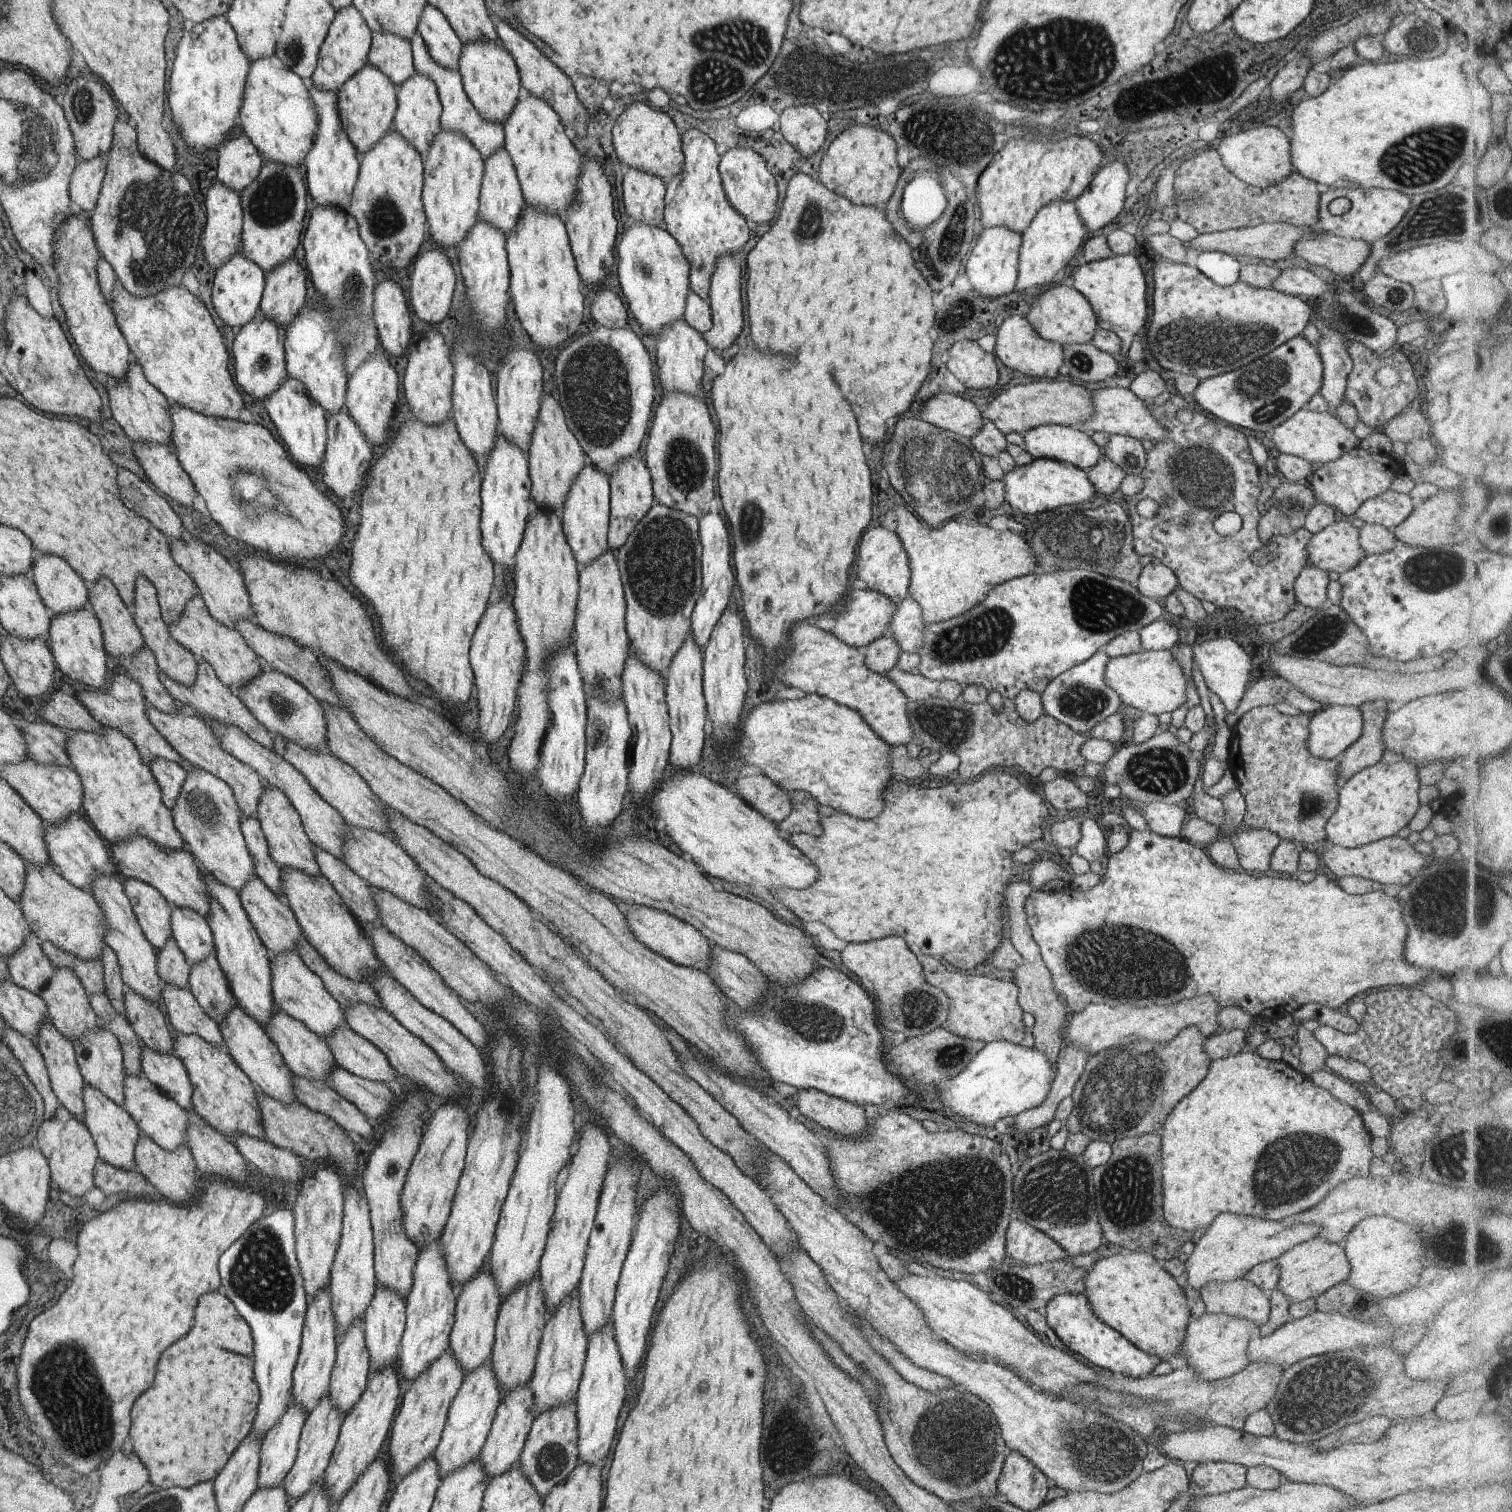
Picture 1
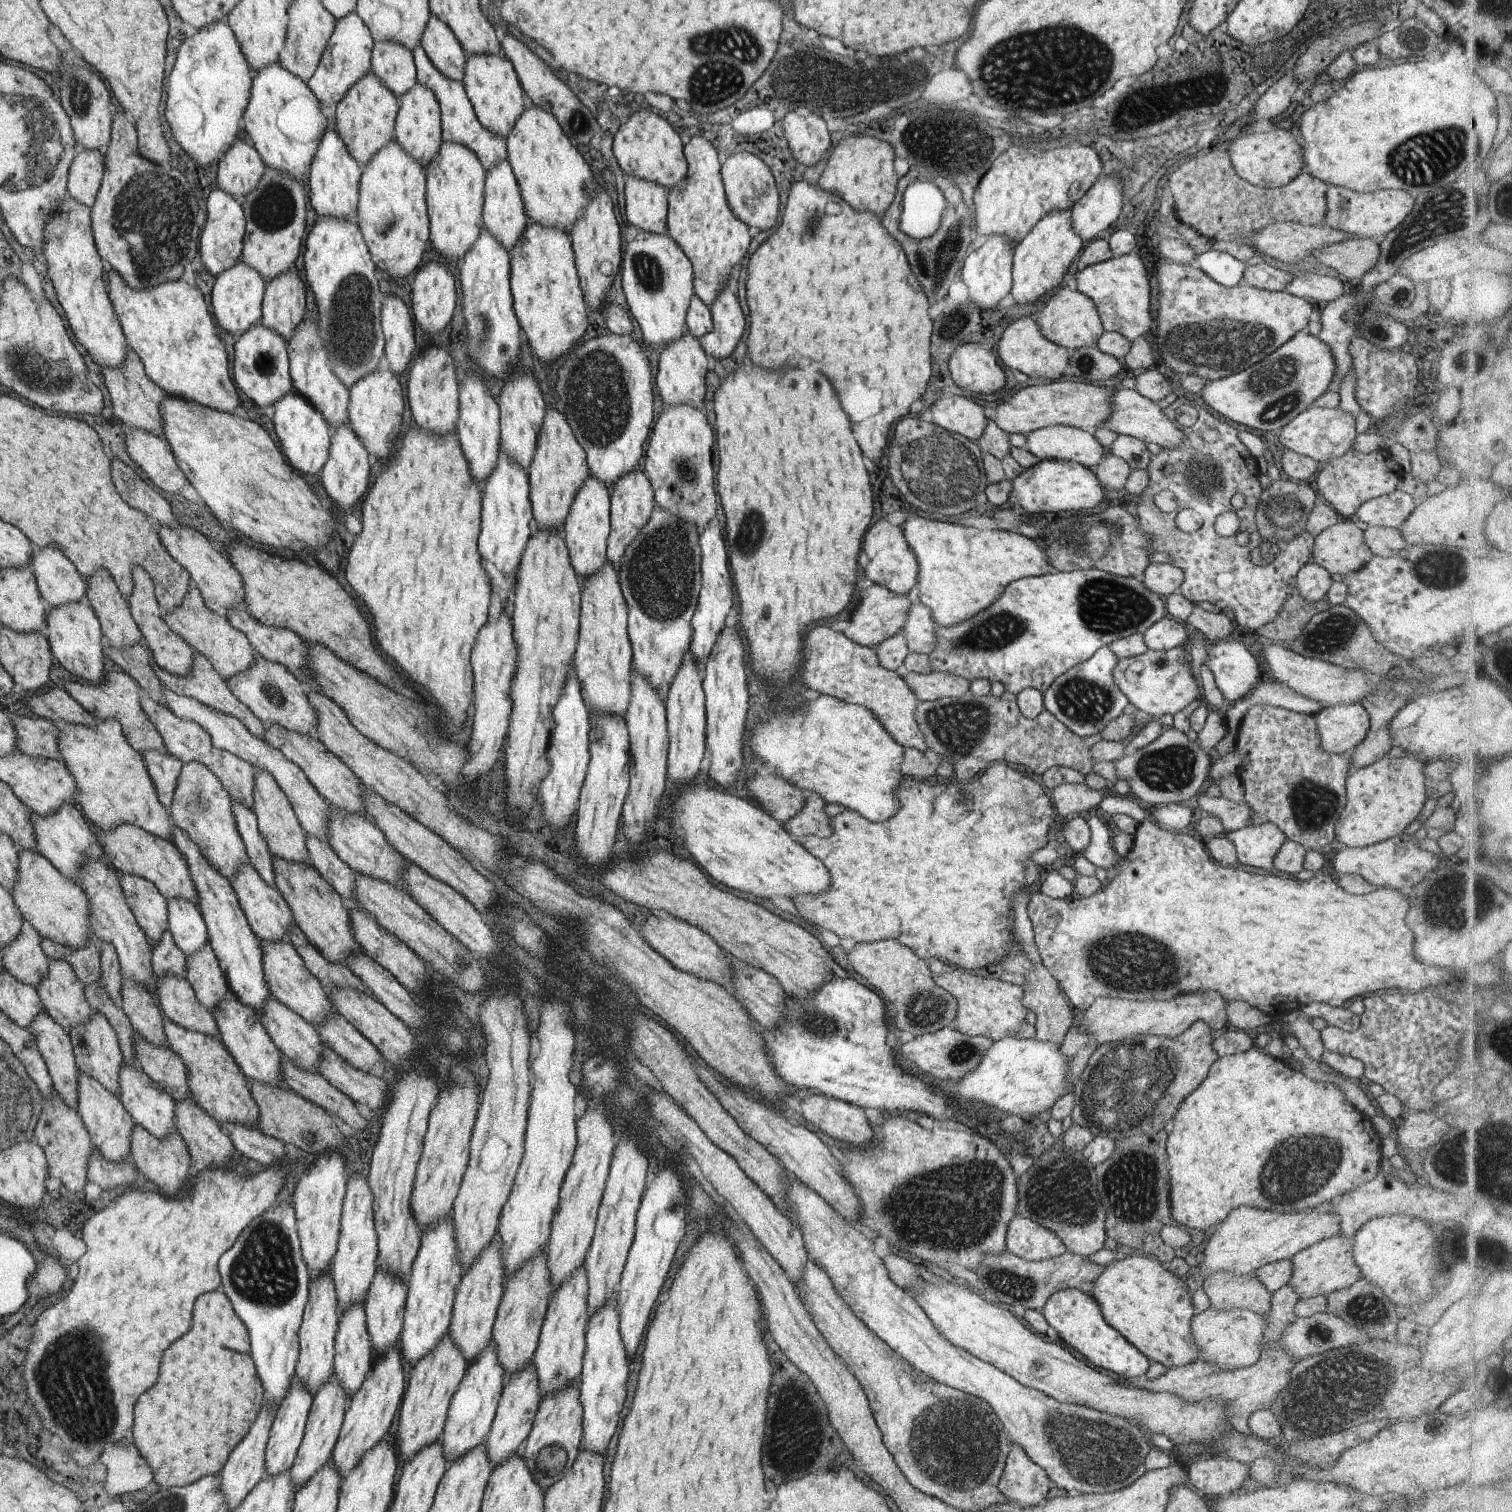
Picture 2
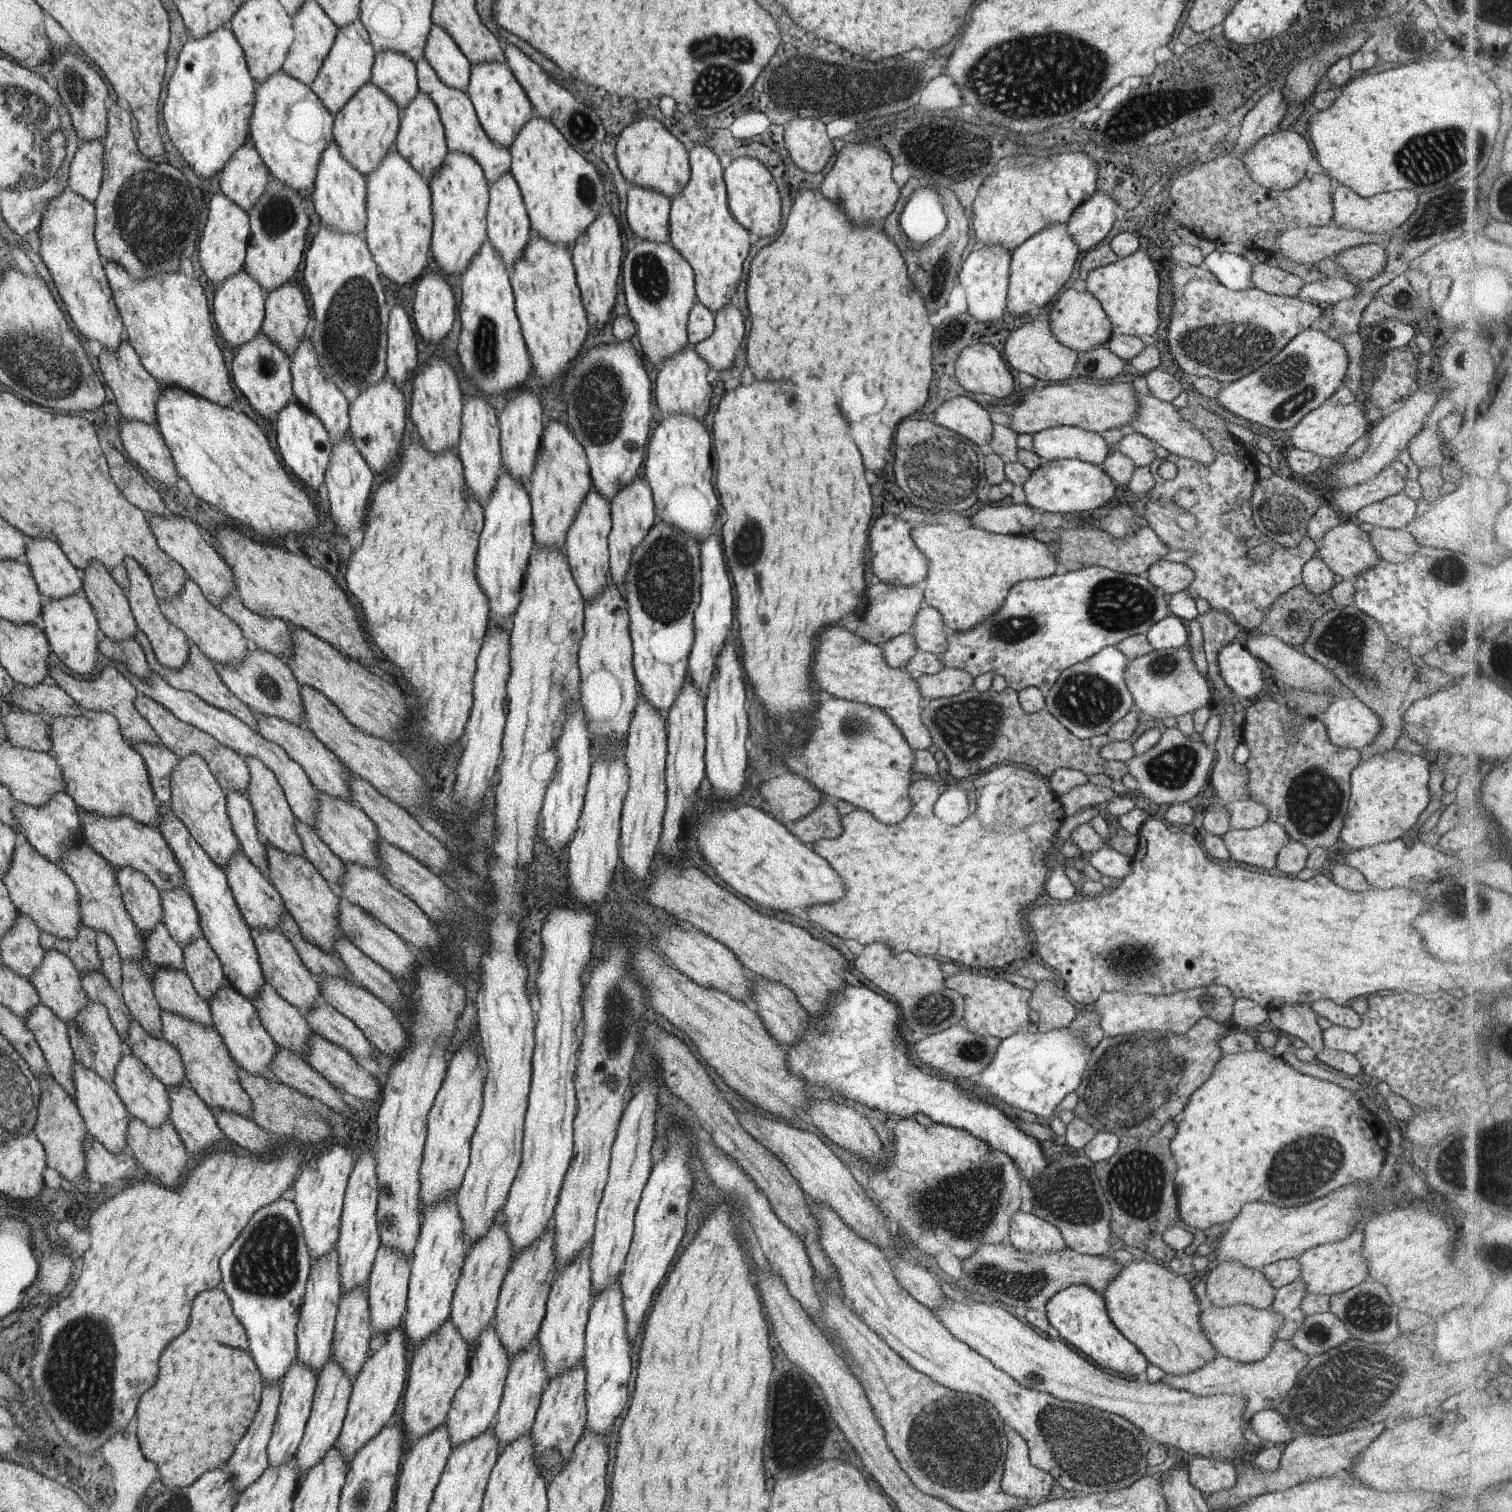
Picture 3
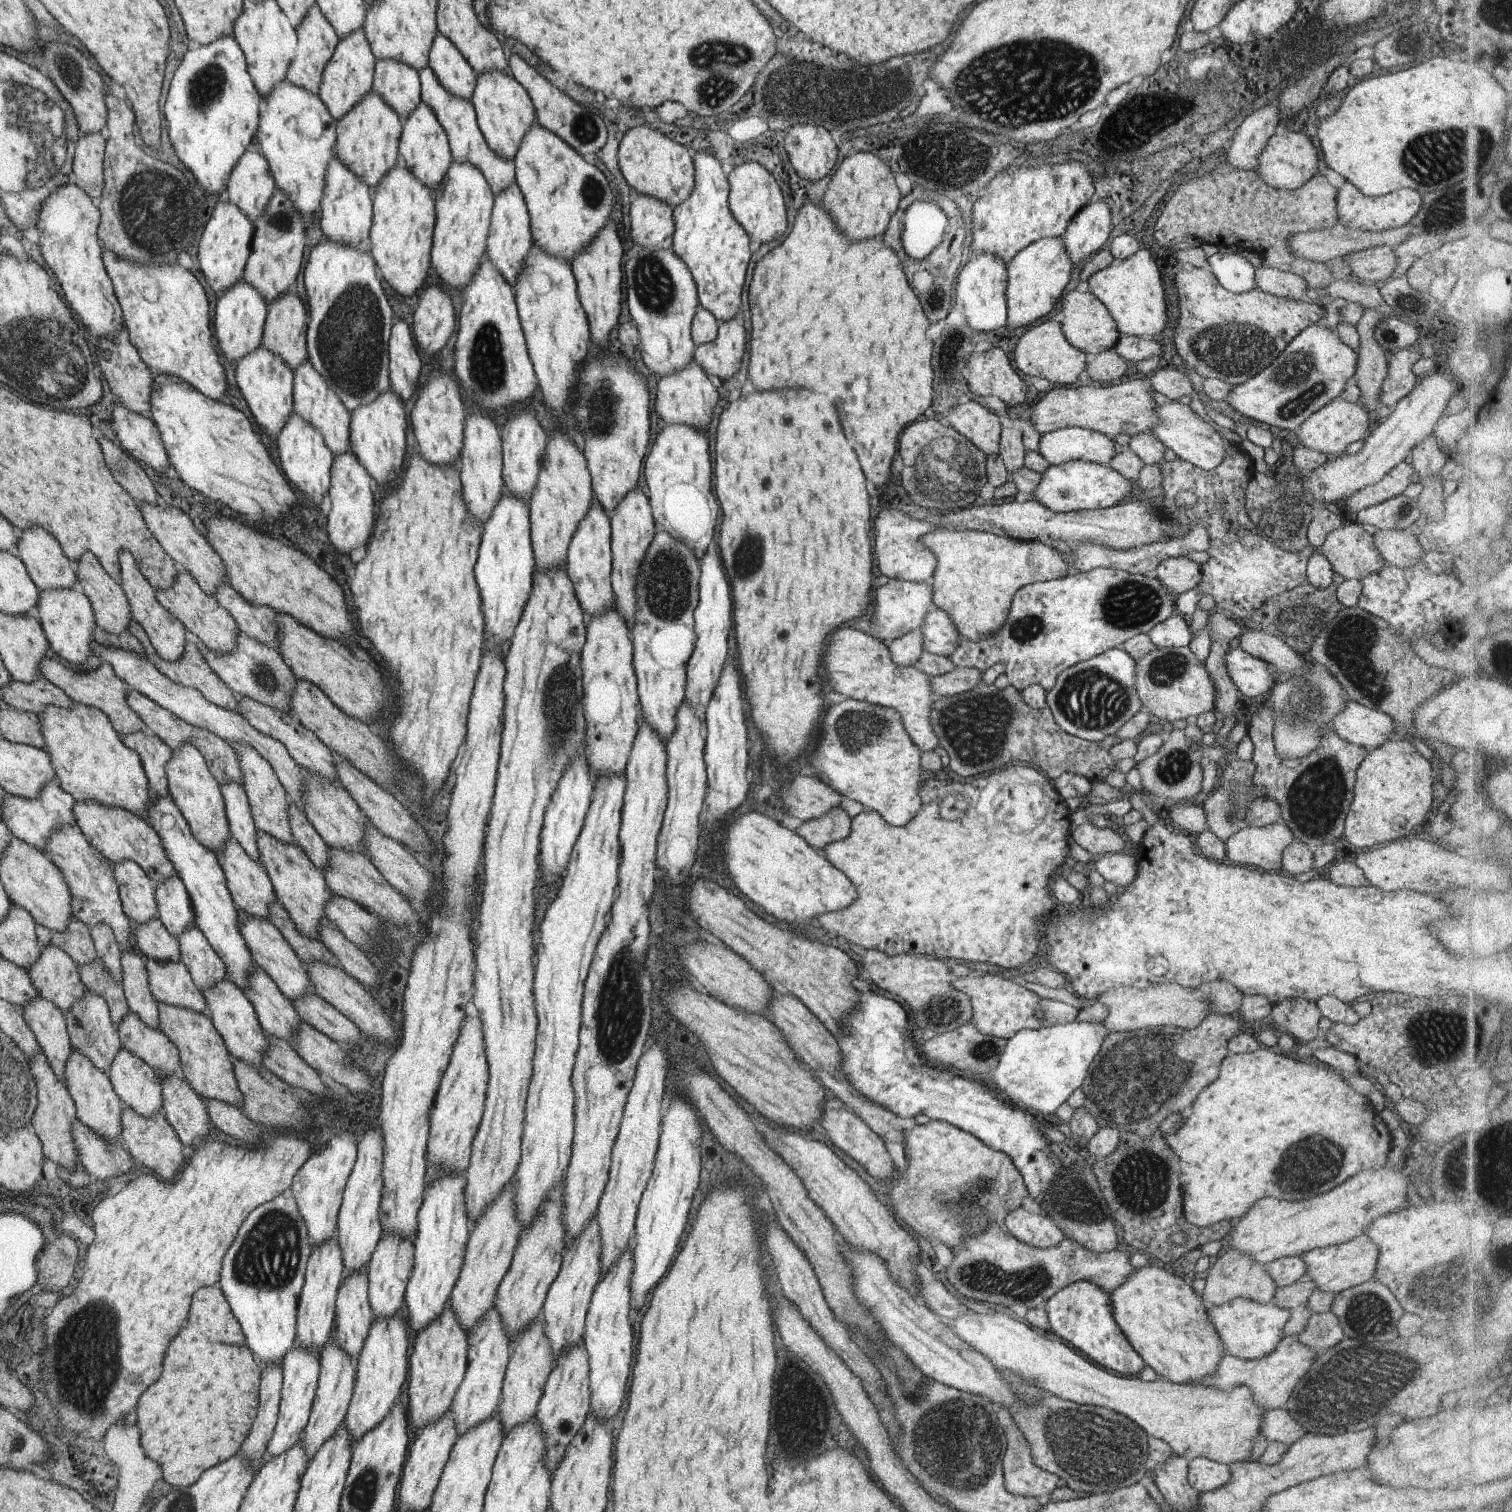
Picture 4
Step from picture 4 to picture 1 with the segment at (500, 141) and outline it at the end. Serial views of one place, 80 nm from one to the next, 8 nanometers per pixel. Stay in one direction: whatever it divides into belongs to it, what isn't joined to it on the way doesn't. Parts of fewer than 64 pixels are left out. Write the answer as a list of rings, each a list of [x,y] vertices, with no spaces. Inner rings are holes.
[[[480,41],[462,45],[461,58],[458,60],[458,72],[462,77],[462,88],[466,91],[471,104],[487,121],[501,124],[510,118],[517,103],[519,92],[518,70],[513,58],[501,42]]]

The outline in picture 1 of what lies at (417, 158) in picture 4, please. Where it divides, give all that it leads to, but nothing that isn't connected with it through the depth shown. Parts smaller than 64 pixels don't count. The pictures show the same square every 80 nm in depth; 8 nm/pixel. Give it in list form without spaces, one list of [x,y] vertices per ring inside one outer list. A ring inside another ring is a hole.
[[[415,73],[400,84],[398,89],[398,110],[395,111],[392,130],[401,134],[424,159],[434,142],[434,136],[441,130],[442,103],[437,88],[429,77]]]

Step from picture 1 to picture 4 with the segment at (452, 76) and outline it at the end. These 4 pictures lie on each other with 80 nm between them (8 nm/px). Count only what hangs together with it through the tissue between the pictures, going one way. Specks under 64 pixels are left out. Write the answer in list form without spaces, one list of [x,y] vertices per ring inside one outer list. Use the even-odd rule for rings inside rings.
[[[423,67],[418,72],[419,80],[422,82],[422,101],[426,104],[438,119],[438,123],[446,131],[449,141],[450,155],[454,162],[469,163],[482,172],[482,175],[489,181],[491,192],[498,195],[510,185],[515,184],[514,164],[507,159],[498,157],[486,143],[477,123],[477,114],[474,112],[473,104],[465,99],[453,96],[441,85],[441,82],[431,72],[431,69]]]

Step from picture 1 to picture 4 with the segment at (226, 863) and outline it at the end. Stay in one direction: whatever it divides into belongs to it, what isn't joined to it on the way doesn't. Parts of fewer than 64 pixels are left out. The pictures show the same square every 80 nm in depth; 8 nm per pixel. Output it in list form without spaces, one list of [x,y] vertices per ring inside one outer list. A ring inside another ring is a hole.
[[[183,743],[175,747],[170,752],[170,759],[166,762],[166,781],[169,785],[169,793],[182,812],[184,819],[190,827],[192,835],[215,856],[222,851],[222,846],[229,838],[229,824],[226,819],[225,802],[222,800],[221,786],[218,781],[211,776],[210,769],[207,768],[205,758],[192,744]]]

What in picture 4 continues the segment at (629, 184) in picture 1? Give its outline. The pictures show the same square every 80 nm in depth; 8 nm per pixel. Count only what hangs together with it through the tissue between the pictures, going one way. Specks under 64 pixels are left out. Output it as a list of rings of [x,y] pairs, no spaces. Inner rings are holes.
[[[630,194],[629,236],[635,247],[666,251],[672,248],[672,208],[653,197]]]

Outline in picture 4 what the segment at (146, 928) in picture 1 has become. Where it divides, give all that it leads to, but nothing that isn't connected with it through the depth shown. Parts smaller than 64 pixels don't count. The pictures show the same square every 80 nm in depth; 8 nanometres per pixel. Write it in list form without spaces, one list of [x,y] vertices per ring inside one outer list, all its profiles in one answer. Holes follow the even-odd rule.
[[[123,859],[115,863],[115,880],[123,910],[133,925],[146,923],[157,912],[153,902],[153,886],[150,877],[135,861]]]

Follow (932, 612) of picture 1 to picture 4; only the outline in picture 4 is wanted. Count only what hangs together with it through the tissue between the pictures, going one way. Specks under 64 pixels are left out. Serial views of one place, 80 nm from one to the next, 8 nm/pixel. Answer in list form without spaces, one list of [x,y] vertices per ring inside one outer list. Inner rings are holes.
[[[944,527],[933,530],[922,536],[922,543],[929,547],[936,558],[936,567],[932,580],[932,604],[935,608],[944,610],[958,628],[961,636],[970,641],[979,641],[991,637],[1006,621],[1013,595],[1025,585],[1060,579],[1067,574],[1064,555],[1049,544],[1037,541],[1020,541],[1009,537],[998,537],[991,533],[968,531]]]

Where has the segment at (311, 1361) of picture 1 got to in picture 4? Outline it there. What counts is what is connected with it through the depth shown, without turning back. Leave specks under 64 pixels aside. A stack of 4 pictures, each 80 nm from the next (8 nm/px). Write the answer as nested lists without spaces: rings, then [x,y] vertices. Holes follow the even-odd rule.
[[[337,1236],[331,1237],[311,1251],[310,1258],[306,1262],[305,1282],[299,1295],[298,1304],[298,1342],[304,1349],[320,1351],[325,1344],[333,1326],[333,1300],[337,1294],[339,1278],[343,1272],[342,1252],[338,1244]]]

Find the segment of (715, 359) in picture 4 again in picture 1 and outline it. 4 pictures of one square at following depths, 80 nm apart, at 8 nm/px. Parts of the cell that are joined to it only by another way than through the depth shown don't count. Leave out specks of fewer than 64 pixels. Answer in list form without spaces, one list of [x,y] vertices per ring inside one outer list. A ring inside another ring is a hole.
[[[721,255],[715,263],[715,270],[710,278],[708,290],[708,305],[712,318],[712,327],[702,335],[704,341],[712,350],[723,350],[729,348],[731,343],[743,328],[743,310],[741,309],[741,278],[739,277],[739,264],[737,257],[733,255]]]

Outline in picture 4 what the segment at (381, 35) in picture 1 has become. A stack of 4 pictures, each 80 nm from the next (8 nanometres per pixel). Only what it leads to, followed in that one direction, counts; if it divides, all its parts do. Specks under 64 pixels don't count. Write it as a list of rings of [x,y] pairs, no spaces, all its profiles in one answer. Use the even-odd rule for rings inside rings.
[[[385,59],[374,64],[373,91],[404,120],[419,105],[418,72],[406,64]]]

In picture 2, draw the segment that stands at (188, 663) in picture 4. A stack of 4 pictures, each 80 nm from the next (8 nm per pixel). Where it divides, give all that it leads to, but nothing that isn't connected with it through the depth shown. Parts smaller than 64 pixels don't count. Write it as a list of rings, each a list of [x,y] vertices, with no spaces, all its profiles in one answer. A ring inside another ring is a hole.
[[[193,651],[193,663],[191,663],[190,671],[183,676],[177,676],[167,672],[165,669],[159,668],[153,658],[151,658],[150,665],[161,685],[165,685],[168,689],[171,689],[178,695],[193,697],[200,703],[203,703],[220,713],[237,717],[244,725],[246,725],[248,731],[255,737],[263,739],[263,736],[265,736],[265,726],[263,725],[263,722],[260,721],[258,717],[251,712],[251,709],[247,708],[246,705],[230,691],[230,687],[226,684],[226,681],[218,675],[214,665],[212,665],[210,661],[206,659],[206,656],[203,656],[200,652]]]

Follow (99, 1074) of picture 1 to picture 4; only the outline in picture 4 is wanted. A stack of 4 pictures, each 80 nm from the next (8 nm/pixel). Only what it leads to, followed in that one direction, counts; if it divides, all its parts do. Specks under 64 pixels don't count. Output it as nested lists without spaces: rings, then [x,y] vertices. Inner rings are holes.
[[[91,991],[84,992],[82,999],[73,1003],[65,1012],[66,1029],[69,1033],[70,1045],[86,1056],[95,1066],[107,1073],[114,1056],[119,1052],[119,1038],[109,1022],[106,1002]]]

